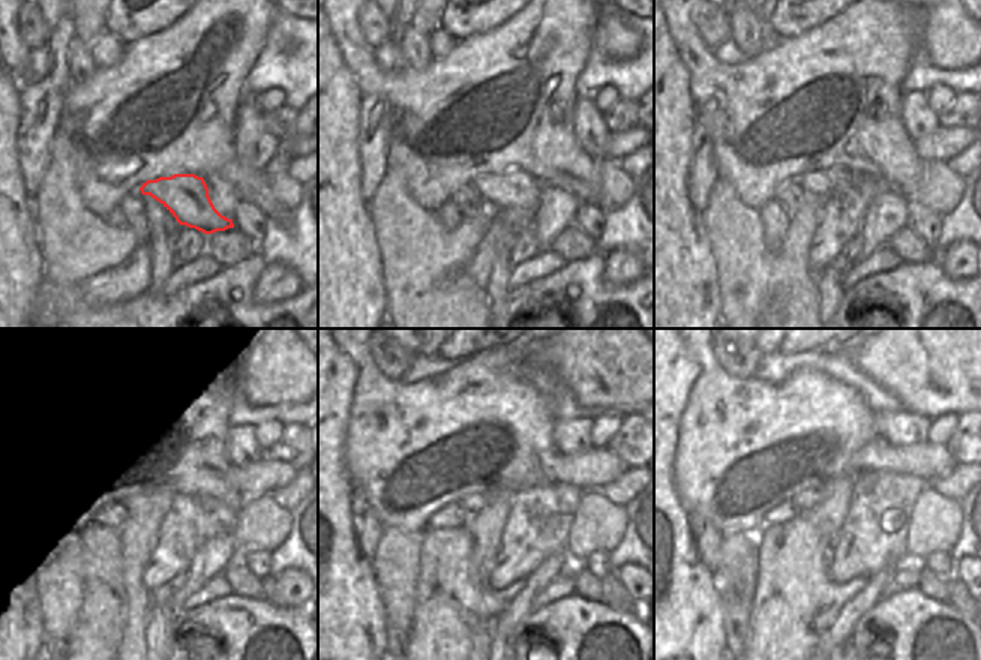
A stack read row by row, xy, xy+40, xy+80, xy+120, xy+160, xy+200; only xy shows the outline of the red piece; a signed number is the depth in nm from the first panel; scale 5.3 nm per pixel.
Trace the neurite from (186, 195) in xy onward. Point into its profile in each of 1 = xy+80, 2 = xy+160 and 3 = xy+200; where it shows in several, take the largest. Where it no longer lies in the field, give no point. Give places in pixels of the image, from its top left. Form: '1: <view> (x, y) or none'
1: xy+80 (822, 183)
2: xy+160 (470, 504)
3: xy+200 (809, 498)

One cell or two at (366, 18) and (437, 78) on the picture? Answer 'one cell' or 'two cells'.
two cells

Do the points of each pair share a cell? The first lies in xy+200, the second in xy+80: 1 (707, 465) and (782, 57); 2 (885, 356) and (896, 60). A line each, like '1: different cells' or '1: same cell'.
1: same cell
2: different cells

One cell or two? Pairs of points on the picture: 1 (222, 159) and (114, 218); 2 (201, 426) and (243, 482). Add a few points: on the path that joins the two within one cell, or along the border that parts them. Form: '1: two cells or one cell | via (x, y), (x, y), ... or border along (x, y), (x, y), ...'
1: two cells | border along (117, 206), (104, 216)
2: two cells | border along (231, 465), (227, 480), (243, 498)

